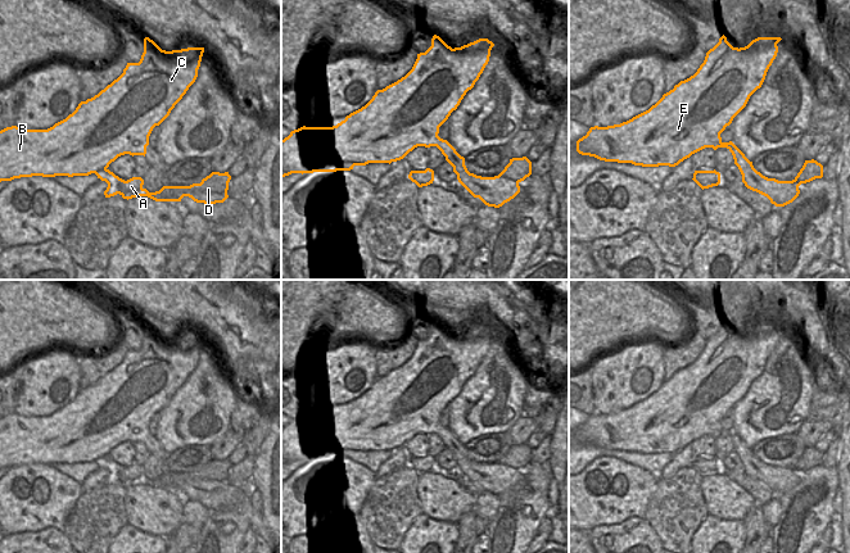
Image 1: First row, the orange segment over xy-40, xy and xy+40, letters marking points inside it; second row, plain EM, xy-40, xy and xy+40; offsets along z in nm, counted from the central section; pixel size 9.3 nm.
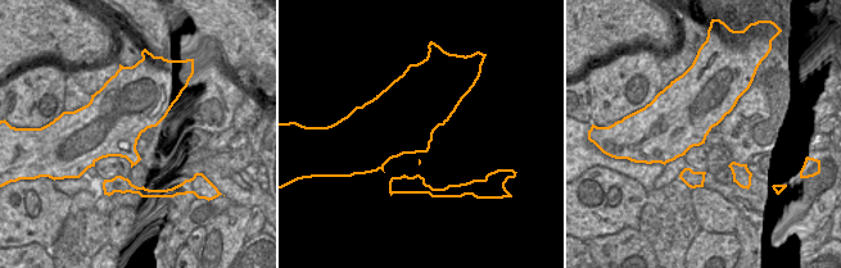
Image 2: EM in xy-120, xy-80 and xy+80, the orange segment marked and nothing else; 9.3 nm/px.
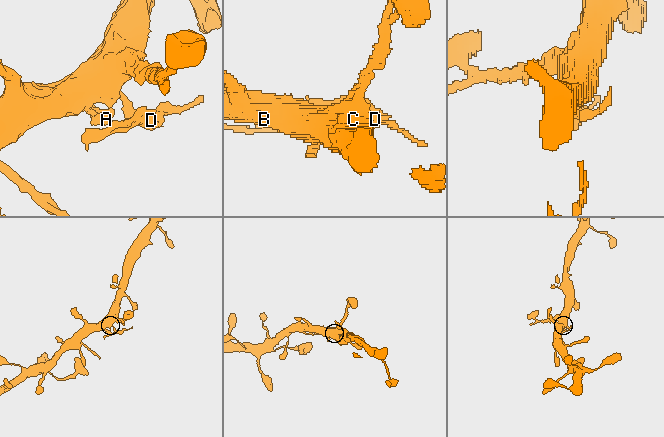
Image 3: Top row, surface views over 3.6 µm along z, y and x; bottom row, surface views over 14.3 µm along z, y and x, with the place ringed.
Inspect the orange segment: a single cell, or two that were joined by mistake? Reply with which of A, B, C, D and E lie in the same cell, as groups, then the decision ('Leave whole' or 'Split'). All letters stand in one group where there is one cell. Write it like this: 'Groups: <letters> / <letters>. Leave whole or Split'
Groups: A D / B C E. Split.

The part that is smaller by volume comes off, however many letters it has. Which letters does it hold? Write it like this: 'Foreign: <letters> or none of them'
Foreign: A, D

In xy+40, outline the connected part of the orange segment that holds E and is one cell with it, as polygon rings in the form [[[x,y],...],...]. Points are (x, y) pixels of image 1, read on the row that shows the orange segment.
[[[723,35],[706,53],[704,63],[693,76],[681,81],[648,110],[632,119],[607,127],[591,127],[587,135],[577,141],[577,151],[605,162],[675,167],[705,148],[716,150],[723,144],[720,133],[746,106],[750,96],[761,87],[777,56],[777,44],[781,40],[758,37],[738,49]]]

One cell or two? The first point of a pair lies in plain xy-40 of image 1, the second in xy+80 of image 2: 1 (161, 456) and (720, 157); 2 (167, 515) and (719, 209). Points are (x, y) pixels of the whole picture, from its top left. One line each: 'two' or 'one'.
1: two
2: one

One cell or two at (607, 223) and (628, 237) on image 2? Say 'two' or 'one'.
two

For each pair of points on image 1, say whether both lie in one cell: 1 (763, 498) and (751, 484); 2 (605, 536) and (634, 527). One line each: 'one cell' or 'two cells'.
1: one cell
2: one cell

